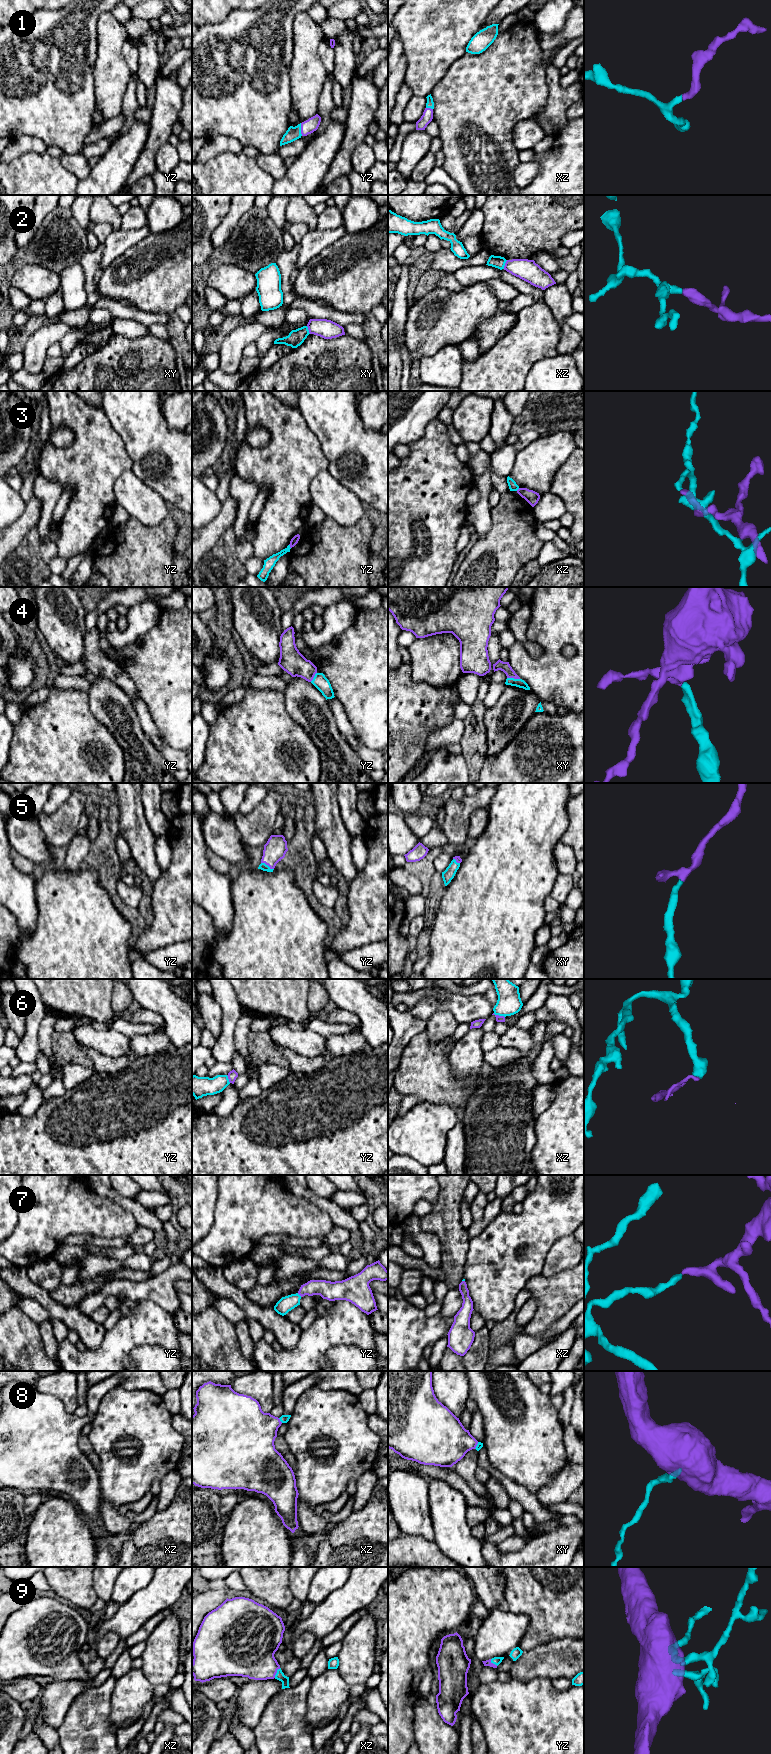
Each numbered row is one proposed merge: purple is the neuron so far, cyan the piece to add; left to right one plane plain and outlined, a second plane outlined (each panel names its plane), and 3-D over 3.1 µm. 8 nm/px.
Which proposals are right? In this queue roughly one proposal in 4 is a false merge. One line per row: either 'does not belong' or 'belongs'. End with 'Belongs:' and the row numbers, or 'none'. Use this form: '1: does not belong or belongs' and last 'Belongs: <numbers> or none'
1: belongs
2: does not belong
3: does not belong
4: belongs
5: belongs
6: does not belong
7: belongs
8: belongs
9: belongs
Belongs: 1, 4, 5, 7, 8, 9

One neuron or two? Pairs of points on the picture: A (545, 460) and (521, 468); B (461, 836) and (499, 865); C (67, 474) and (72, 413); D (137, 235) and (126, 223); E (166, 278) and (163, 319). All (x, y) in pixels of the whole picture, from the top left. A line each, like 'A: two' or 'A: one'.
A: one
B: two
C: one
D: two
E: two

